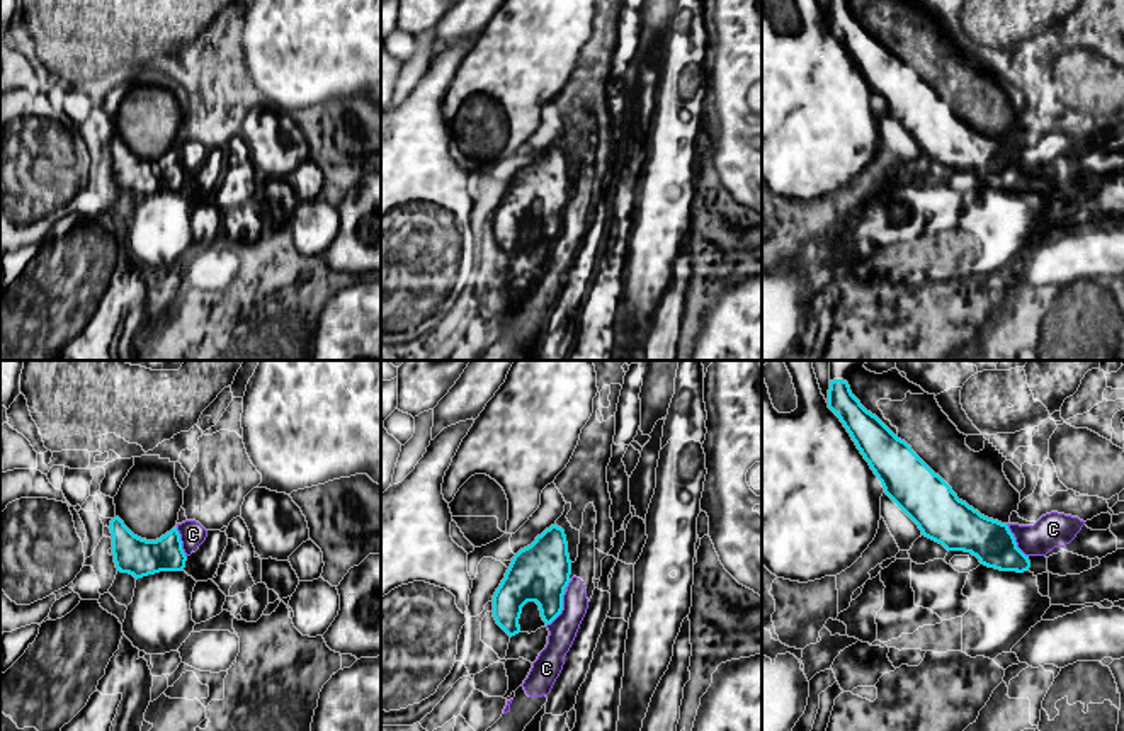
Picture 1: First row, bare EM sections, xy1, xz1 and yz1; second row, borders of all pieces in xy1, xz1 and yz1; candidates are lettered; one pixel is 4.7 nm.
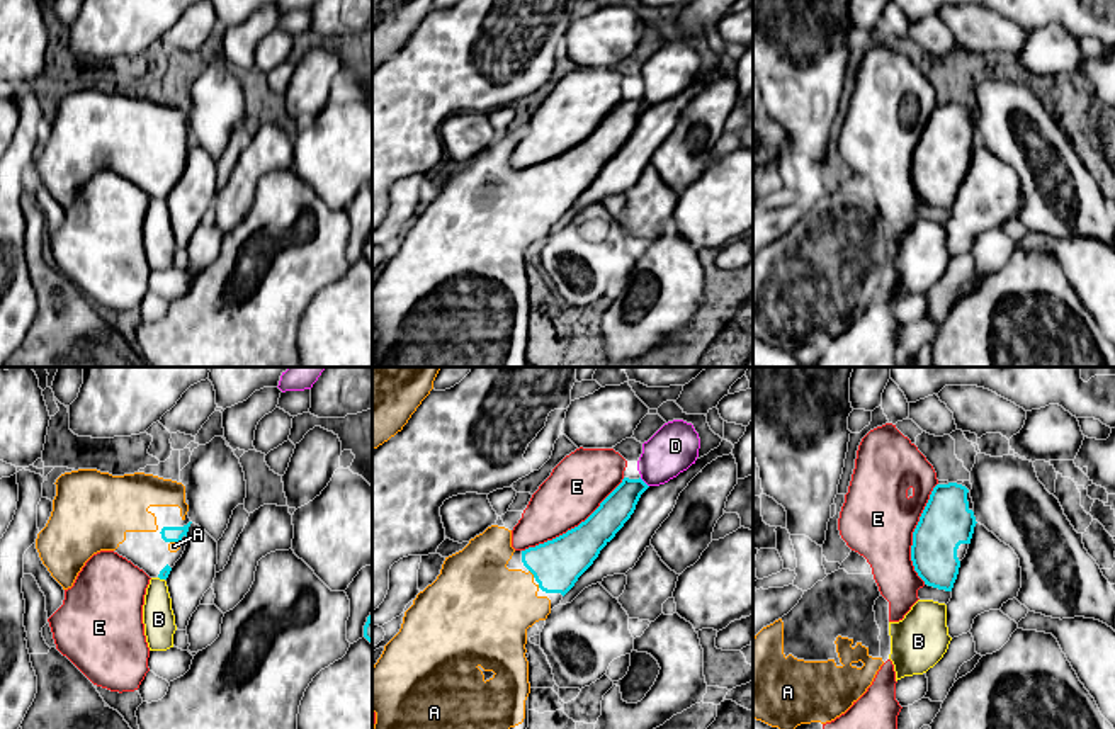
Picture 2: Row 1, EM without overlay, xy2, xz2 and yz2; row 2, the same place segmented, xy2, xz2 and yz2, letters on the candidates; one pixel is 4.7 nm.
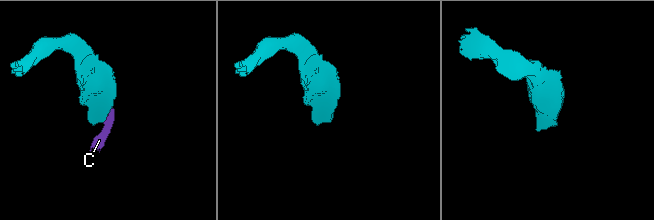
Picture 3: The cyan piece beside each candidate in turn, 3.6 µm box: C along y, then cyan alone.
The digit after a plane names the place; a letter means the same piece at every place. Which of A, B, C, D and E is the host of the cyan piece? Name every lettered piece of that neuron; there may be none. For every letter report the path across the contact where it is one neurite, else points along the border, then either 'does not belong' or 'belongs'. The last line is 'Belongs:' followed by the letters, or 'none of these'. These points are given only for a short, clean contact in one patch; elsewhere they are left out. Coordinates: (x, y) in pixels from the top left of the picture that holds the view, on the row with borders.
A: way xz2 (556, 565), (541, 565), (531, 571), (492, 607); belongs
B: border xy2 (158, 576), (164, 580); does not belong
C: border xz1 (565, 592), (562, 611), (546, 626); does not belong
D: does not belong
E: does not belong
Belongs: A

